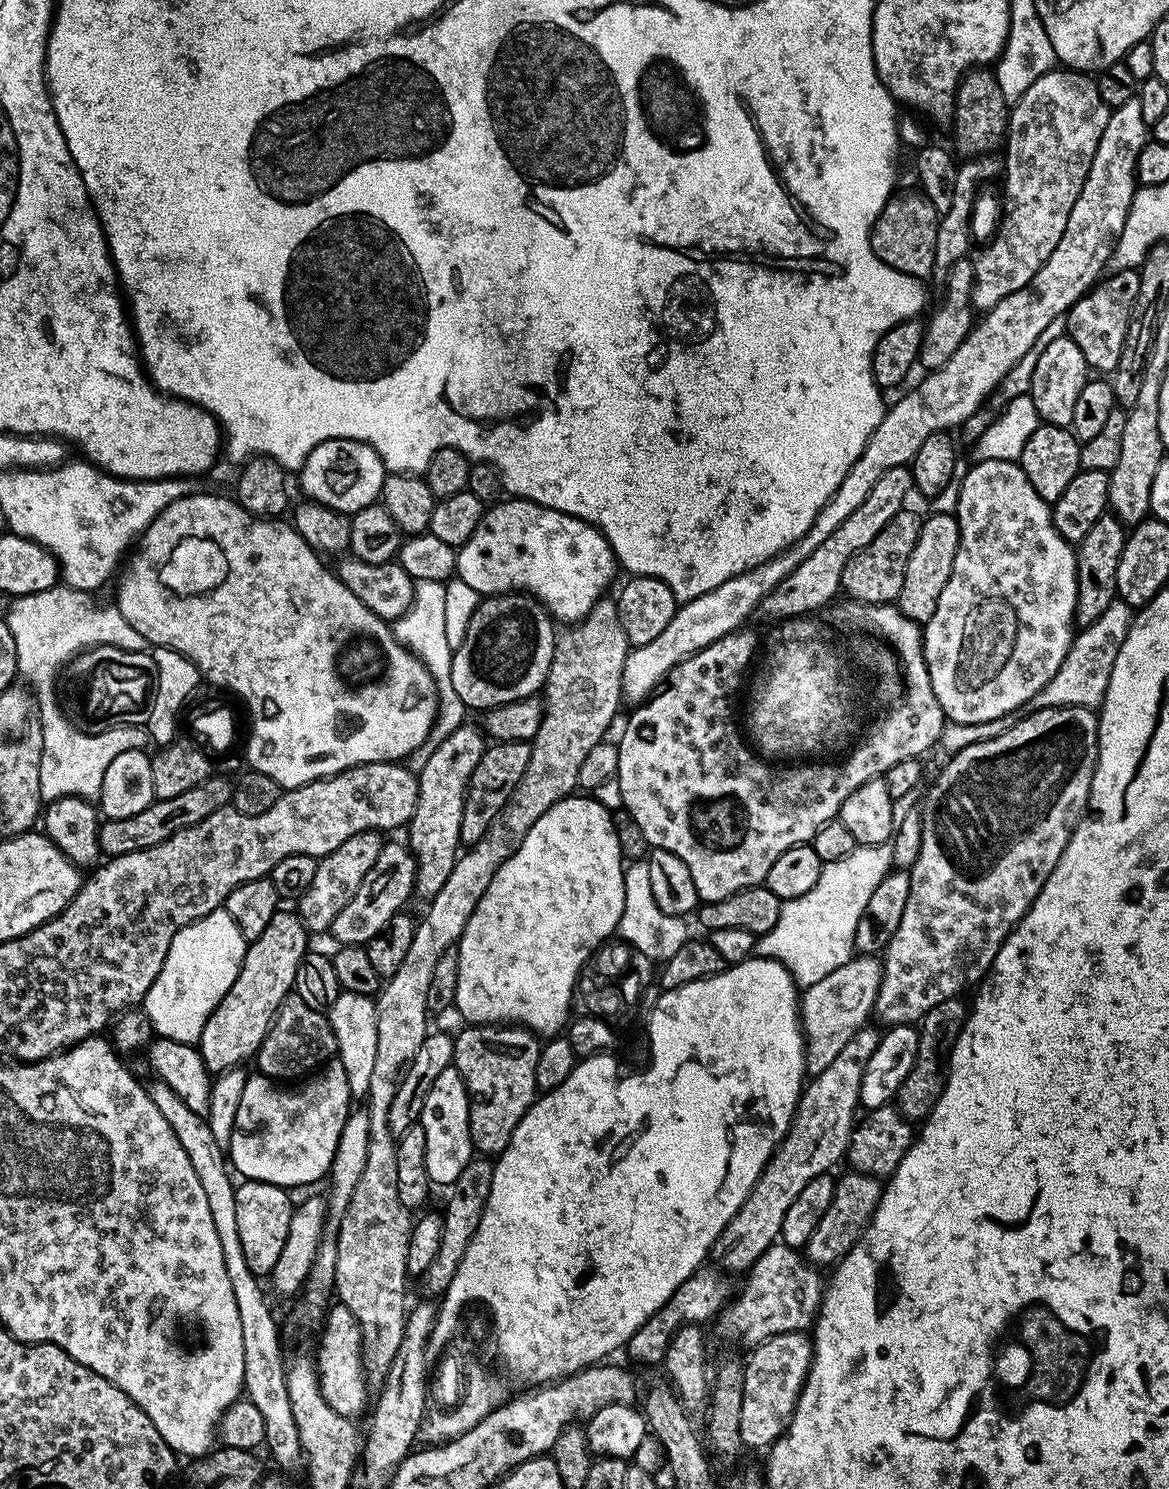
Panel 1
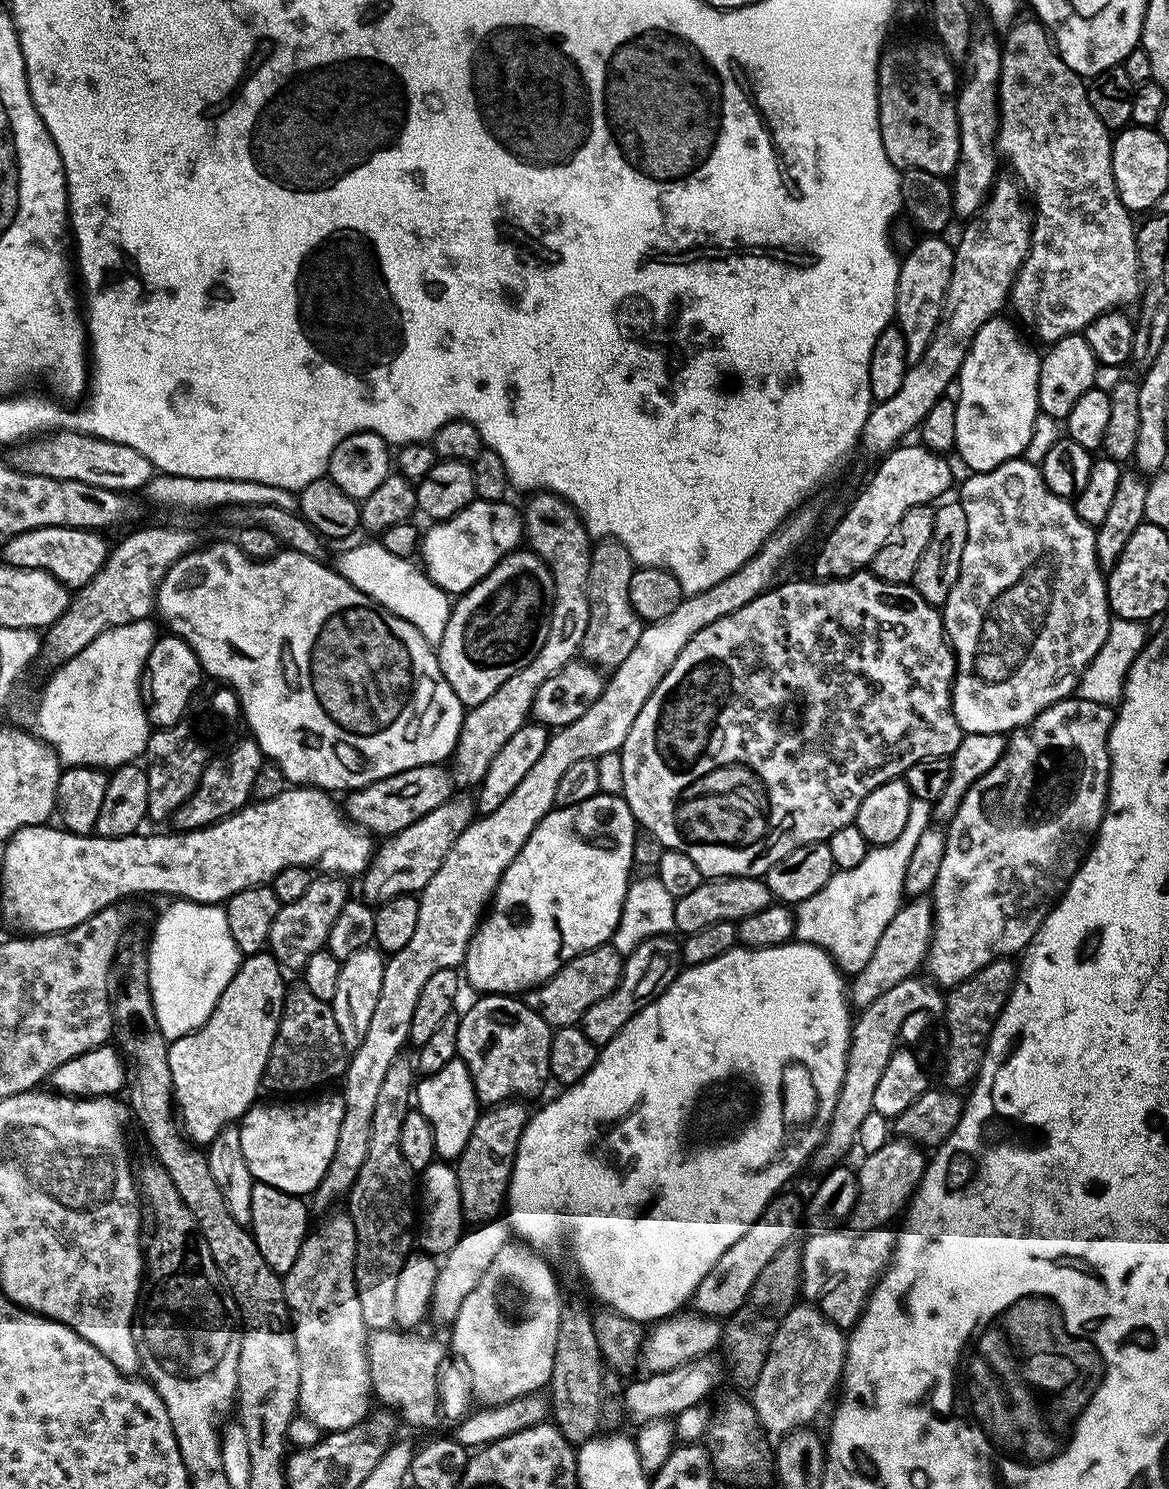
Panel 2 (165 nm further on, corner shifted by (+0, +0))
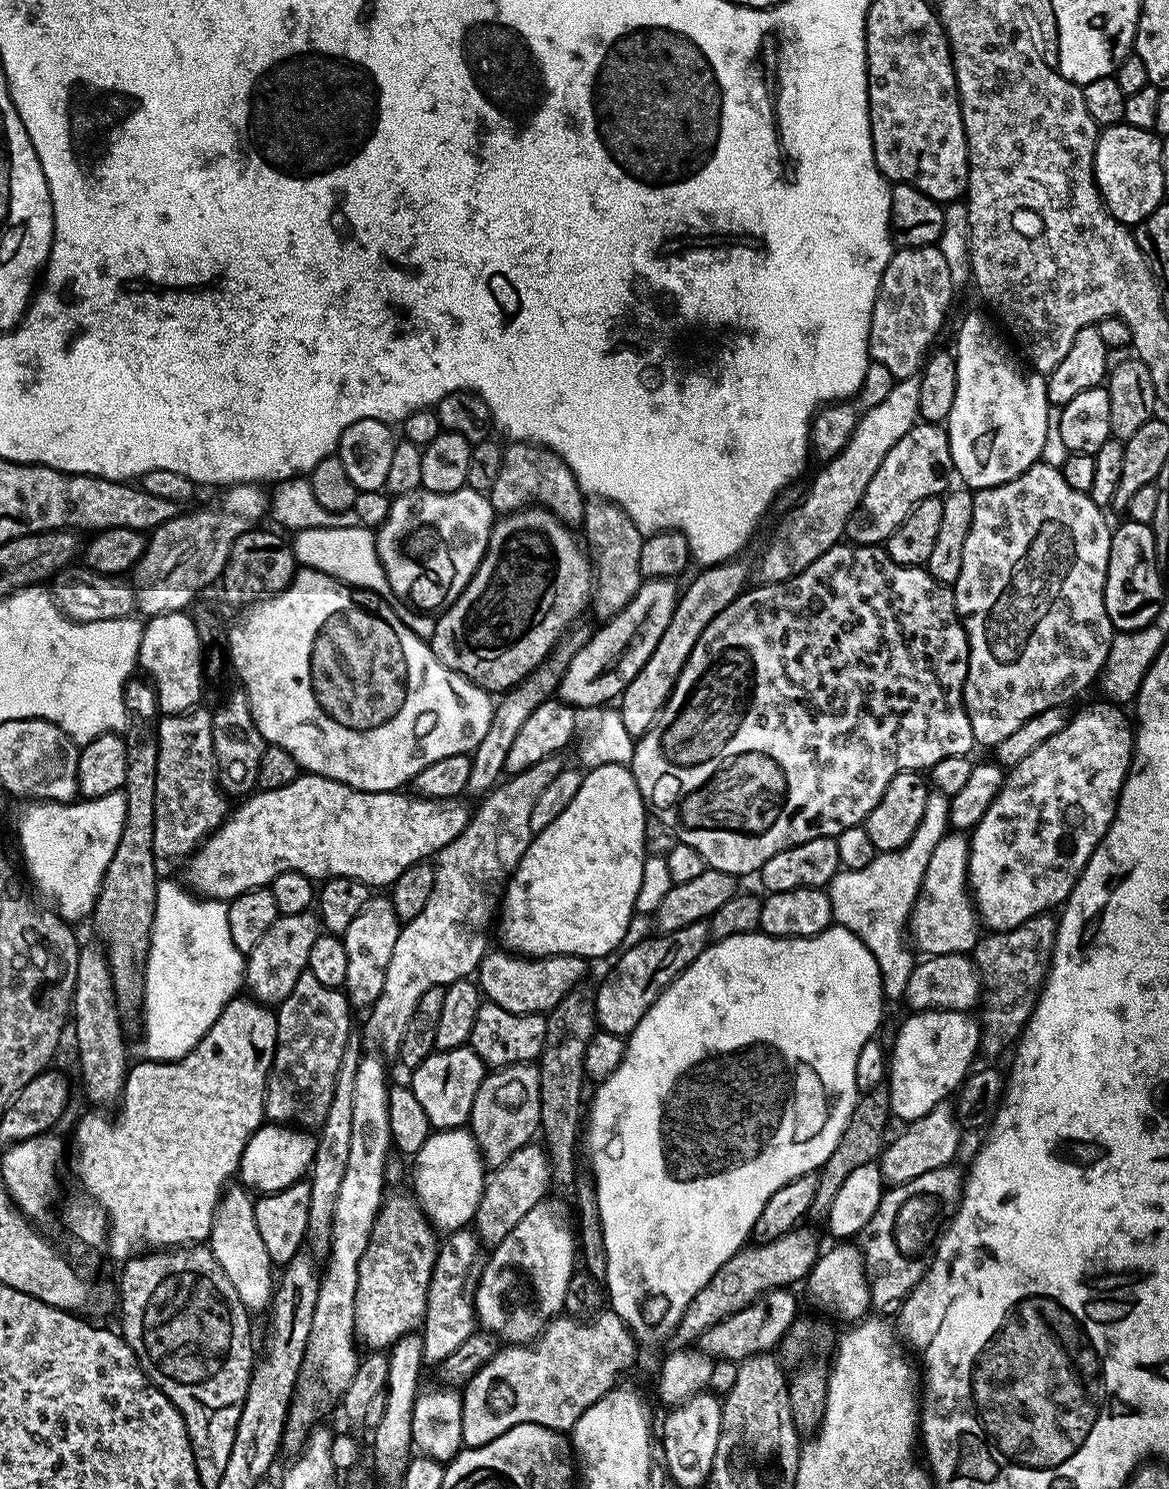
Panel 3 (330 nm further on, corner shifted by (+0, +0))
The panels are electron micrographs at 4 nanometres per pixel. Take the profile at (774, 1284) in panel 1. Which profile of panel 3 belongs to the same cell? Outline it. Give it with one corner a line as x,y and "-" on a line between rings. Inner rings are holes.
951,1163
905,1184
889,1187
878,1210
874,1210
874,1218
860,1231
858,1247
865,1262
871,1307
880,1311
877,1313
881,1317
892,1318
899,1313
900,1305
931,1266
946,1221
958,1210
960,1195
964,1193
965,1173
956,1167

